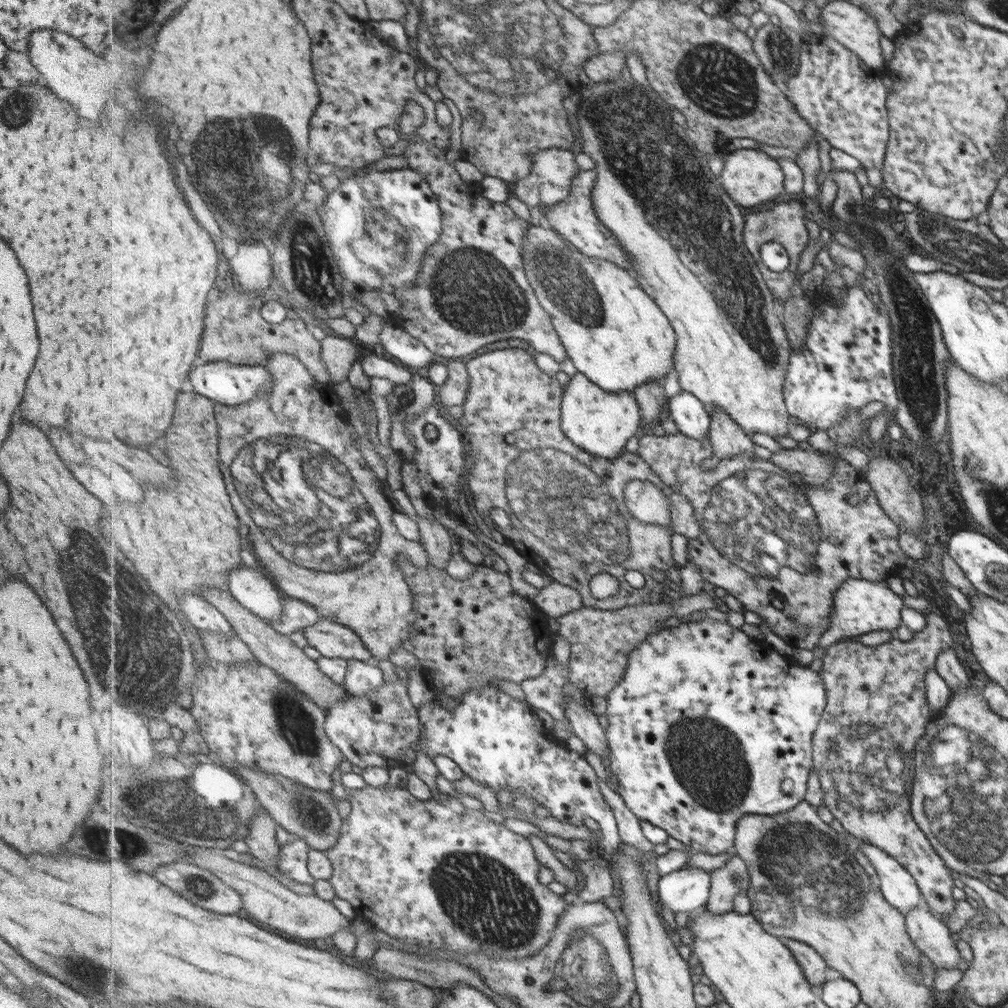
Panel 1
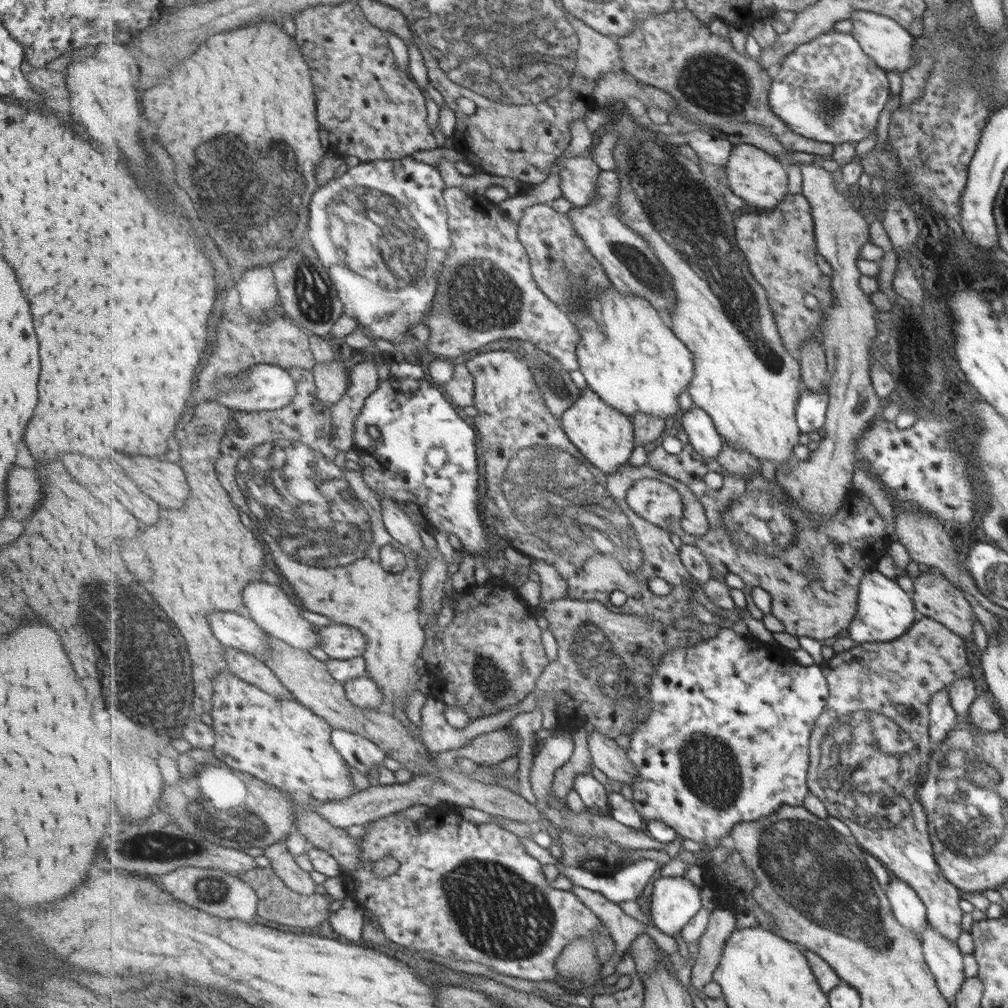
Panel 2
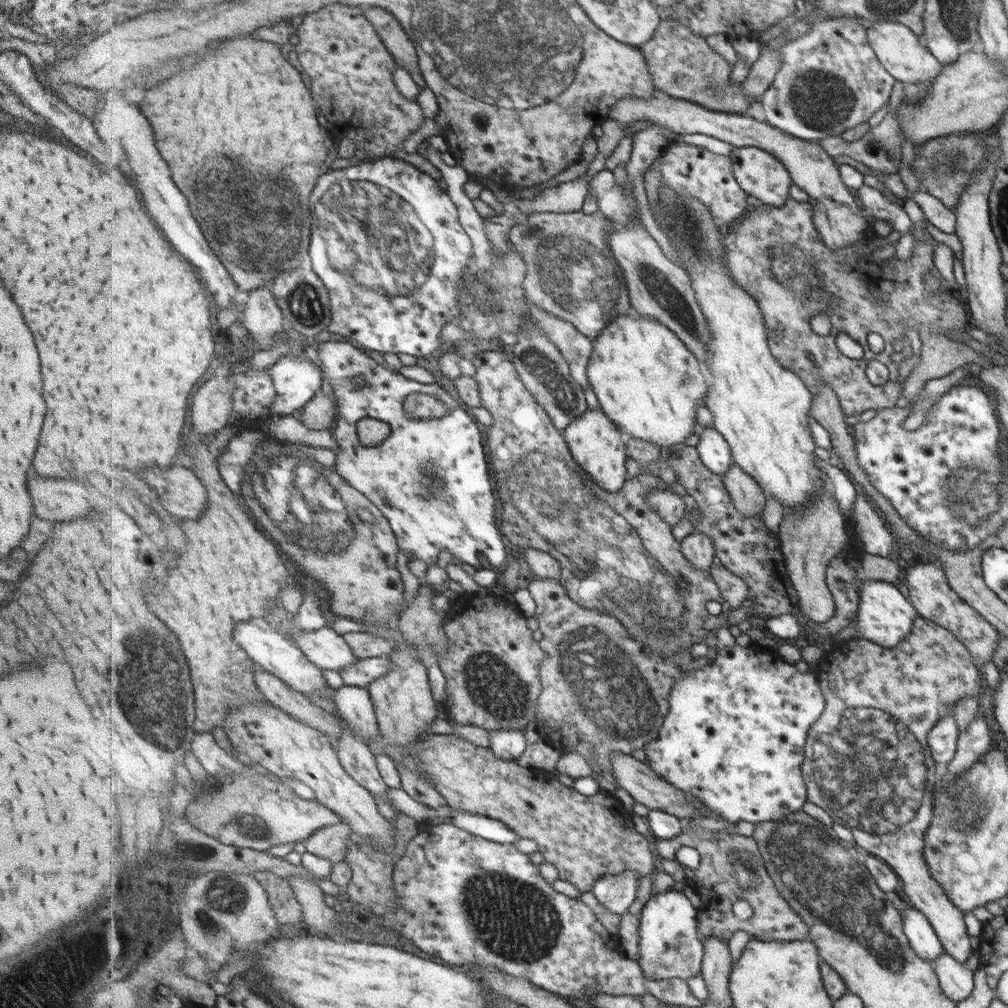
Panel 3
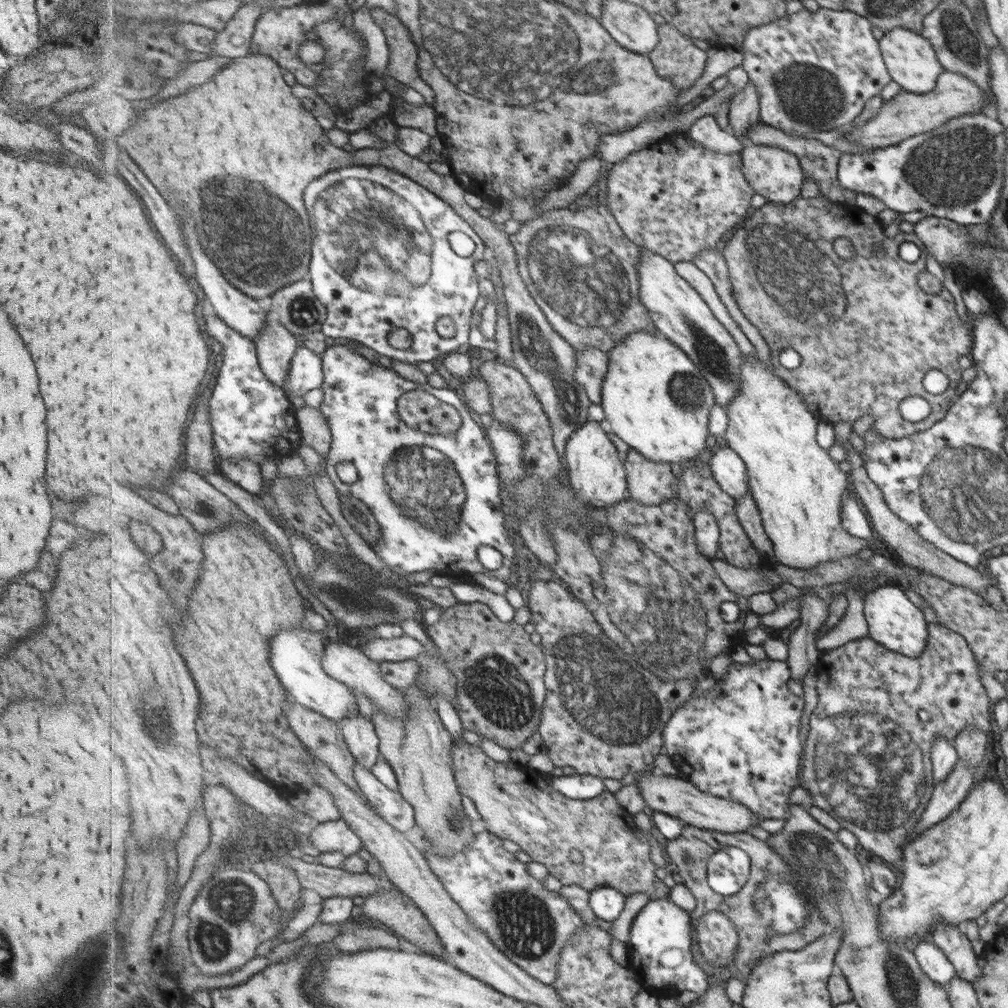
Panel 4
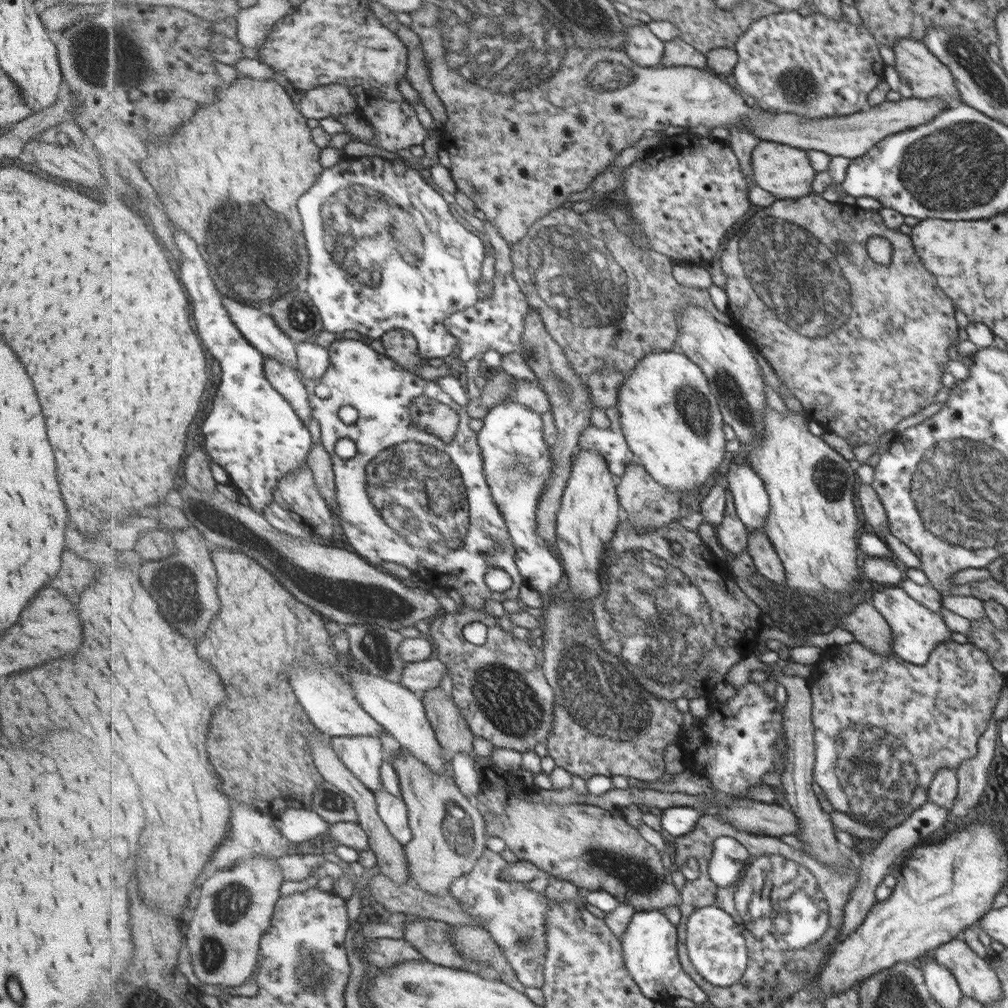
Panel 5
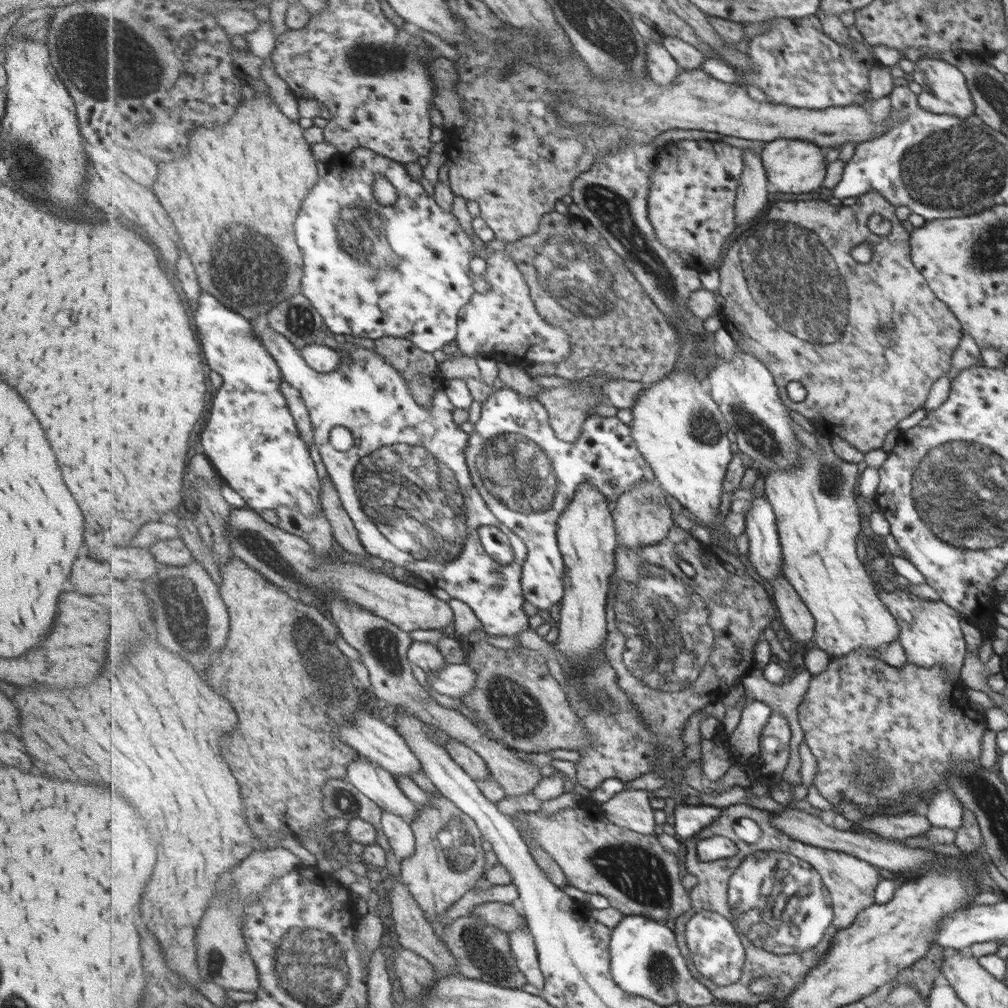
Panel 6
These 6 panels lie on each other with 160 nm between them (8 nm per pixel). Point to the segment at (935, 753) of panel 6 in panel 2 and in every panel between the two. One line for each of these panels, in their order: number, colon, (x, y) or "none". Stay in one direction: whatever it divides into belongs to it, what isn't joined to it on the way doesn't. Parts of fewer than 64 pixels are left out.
2: (869, 685)
3: (871, 773)
4: (863, 770)
5: (881, 727)

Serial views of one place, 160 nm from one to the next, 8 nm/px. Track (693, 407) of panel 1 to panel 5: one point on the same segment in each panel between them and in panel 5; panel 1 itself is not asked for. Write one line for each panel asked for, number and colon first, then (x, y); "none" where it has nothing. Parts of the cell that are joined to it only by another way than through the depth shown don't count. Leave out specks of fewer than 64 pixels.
2: (702, 433)
3: (714, 450)
4: (730, 471)
5: (751, 497)

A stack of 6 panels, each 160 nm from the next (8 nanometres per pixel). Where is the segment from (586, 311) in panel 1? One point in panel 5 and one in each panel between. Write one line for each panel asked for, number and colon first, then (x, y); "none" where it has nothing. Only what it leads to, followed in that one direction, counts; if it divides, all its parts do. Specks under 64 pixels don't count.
2: (629, 356)
3: (645, 377)
4: (655, 398)
5: (672, 420)

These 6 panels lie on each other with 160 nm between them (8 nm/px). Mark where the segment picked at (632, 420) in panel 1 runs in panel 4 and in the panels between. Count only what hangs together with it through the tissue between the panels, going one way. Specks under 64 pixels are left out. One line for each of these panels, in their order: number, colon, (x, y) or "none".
2: (606, 436)
3: (598, 444)
4: (599, 478)

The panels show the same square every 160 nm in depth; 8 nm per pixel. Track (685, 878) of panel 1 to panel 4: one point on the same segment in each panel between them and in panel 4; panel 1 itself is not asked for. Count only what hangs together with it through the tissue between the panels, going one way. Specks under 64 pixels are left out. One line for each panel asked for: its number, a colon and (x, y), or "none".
2: (675, 900)
3: (670, 947)
4: (661, 954)

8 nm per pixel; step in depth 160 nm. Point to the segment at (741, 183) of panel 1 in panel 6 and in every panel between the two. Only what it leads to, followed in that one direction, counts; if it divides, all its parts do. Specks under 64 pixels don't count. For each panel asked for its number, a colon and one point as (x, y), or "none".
2: (758, 178)
3: (759, 173)
4: (775, 174)
5: (784, 171)
6: (792, 166)

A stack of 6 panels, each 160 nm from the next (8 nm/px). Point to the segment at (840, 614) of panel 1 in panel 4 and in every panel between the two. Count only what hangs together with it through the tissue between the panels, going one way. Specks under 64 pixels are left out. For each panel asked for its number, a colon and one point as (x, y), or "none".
2: (883, 612)
3: (883, 616)
4: (892, 621)

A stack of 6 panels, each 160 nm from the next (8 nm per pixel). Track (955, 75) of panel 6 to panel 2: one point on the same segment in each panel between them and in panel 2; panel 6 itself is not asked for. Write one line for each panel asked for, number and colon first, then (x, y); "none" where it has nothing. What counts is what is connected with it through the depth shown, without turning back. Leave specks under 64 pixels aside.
2: (886, 43)
3: (908, 61)
4: (911, 59)
5: (927, 76)

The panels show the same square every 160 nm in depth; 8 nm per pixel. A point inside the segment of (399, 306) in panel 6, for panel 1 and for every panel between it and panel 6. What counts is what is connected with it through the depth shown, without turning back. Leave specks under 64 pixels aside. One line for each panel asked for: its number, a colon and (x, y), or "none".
1: (381, 224)
2: (382, 230)
3: (386, 240)
4: (357, 275)
5: (365, 208)

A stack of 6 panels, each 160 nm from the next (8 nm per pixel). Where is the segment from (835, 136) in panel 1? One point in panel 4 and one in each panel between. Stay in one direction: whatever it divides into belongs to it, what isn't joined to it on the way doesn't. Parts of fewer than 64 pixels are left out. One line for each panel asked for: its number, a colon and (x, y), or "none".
2: (827, 89)
3: (829, 80)
4: (815, 71)

